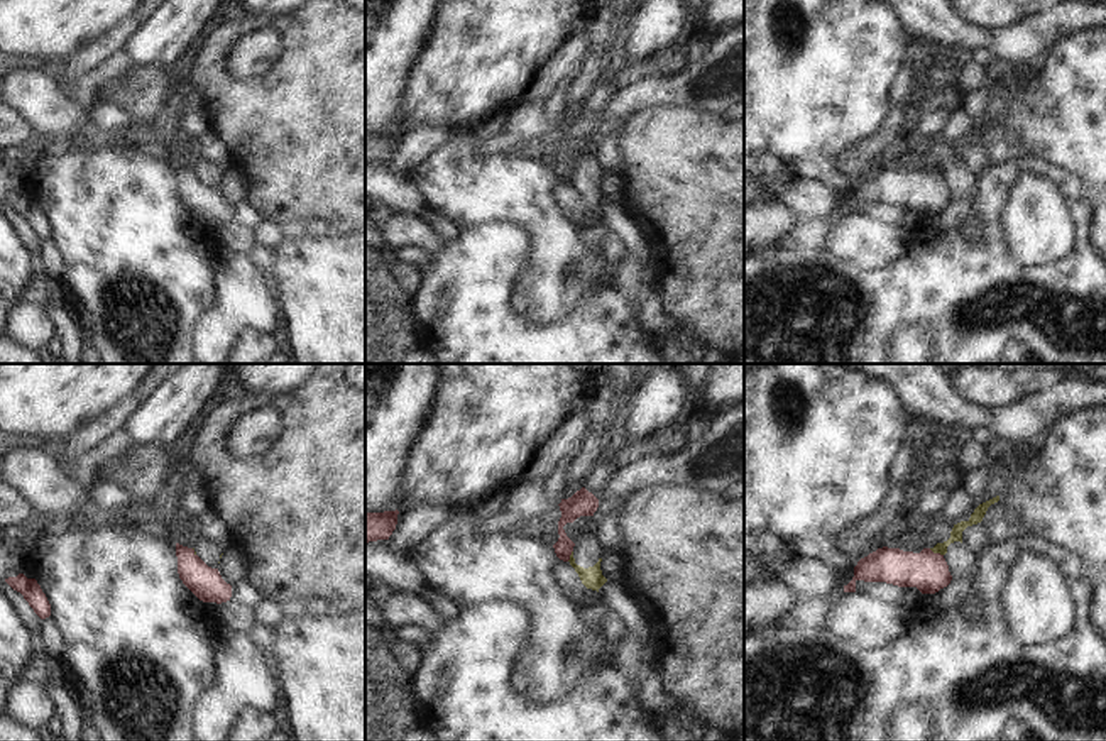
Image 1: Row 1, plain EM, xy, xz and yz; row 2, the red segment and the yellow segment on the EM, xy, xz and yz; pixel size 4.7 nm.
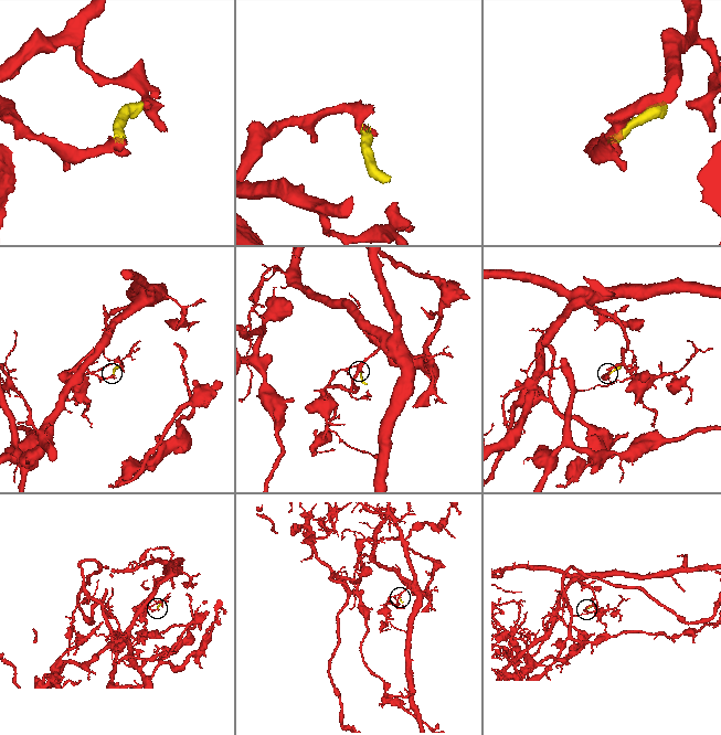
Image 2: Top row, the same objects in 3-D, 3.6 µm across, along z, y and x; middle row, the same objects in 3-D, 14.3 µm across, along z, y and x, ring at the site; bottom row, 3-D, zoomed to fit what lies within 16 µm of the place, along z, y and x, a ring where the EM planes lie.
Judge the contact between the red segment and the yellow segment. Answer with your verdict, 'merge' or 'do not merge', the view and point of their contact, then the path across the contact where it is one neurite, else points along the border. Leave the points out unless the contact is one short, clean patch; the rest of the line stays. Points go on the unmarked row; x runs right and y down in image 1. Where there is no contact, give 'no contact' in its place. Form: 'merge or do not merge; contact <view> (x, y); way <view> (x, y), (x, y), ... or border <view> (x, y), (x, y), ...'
do not merge; contact yz (936, 175); border yz (929, 170), (942, 176)

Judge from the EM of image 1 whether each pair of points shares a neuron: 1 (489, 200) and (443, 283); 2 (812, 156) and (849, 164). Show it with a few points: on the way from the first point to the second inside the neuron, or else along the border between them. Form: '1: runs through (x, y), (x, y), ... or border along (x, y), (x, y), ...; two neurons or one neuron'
1: border along (513, 222), (481, 222), (460, 229); two neurons
2: border along (868, 137), (848, 146), (839, 154), (836, 168); two neurons

